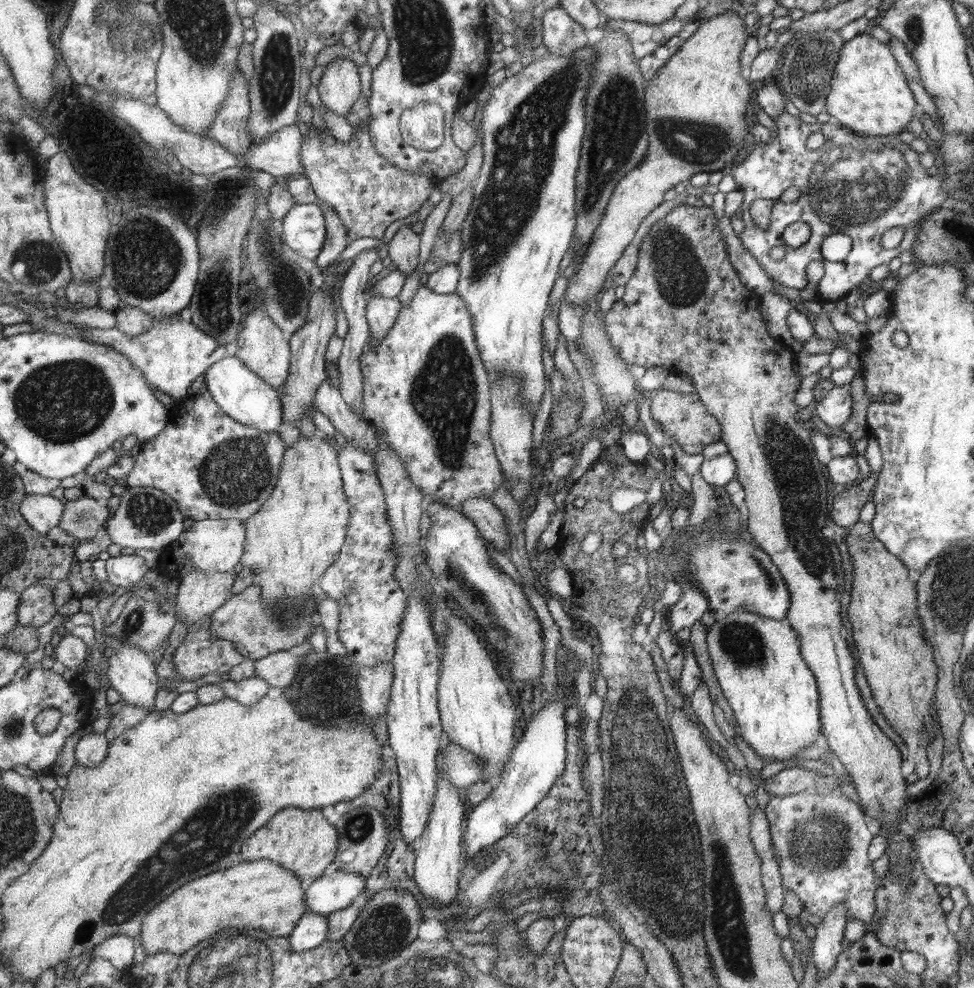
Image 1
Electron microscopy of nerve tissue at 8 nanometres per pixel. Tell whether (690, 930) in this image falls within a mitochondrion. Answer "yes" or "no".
yes

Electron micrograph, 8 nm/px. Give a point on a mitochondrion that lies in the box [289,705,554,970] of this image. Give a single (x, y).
(388, 921)

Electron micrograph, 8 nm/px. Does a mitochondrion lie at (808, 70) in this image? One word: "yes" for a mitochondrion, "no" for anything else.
yes

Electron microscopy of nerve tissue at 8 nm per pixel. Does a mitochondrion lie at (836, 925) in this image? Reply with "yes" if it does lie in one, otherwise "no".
no

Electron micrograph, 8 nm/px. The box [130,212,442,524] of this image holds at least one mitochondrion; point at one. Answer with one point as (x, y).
(238, 472)

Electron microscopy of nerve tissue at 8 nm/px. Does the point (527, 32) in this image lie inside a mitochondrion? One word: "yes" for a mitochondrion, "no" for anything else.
yes

